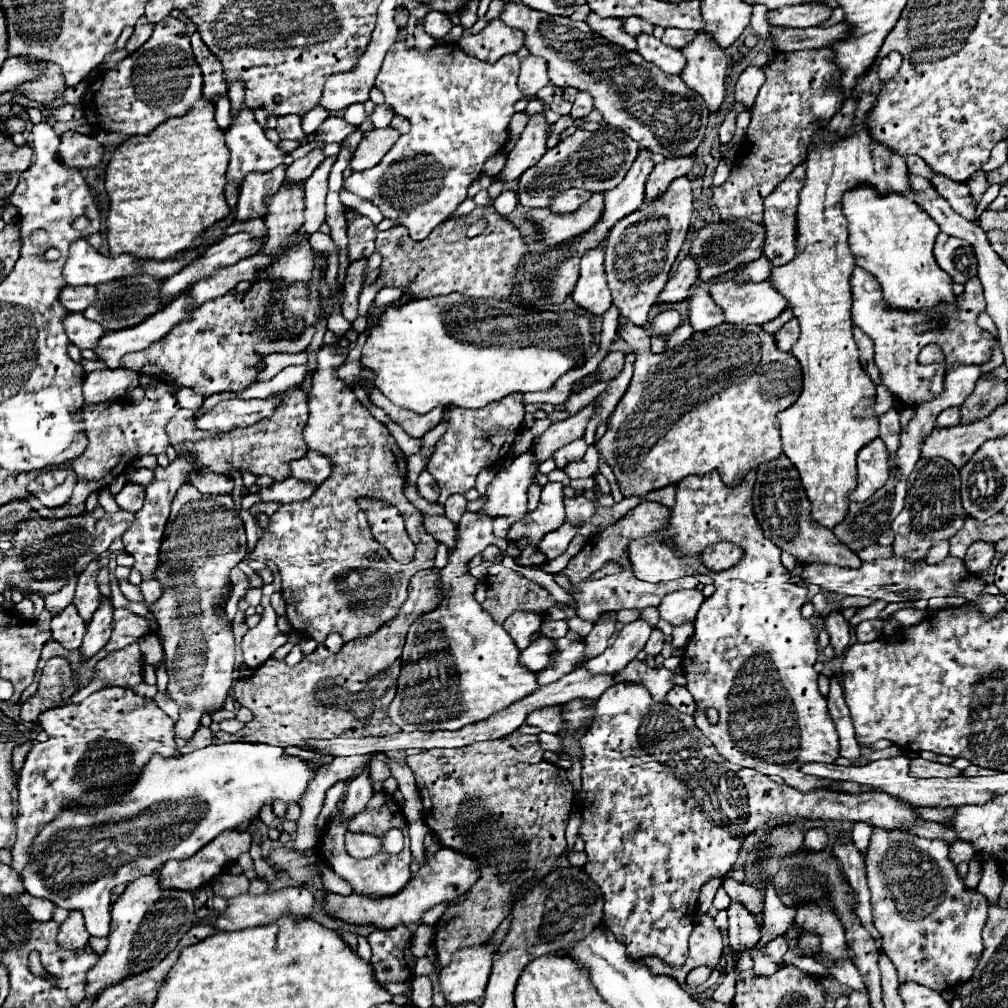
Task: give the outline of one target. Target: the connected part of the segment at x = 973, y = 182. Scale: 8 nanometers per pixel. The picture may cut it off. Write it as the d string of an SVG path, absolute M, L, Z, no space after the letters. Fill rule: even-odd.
M985 171L973 173L973 177L971 177L969 181L965 181L965 185L967 185L967 189L969 189L971 199L973 199L975 203L979 203L981 197L983 197L983 193L985 193L987 187L989 187L989 183L987 183L987 173L985 173Z

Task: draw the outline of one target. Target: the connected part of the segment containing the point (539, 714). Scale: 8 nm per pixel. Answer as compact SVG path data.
M553 705L553 707L543 707L539 711L531 711L525 719L527 725L539 727L545 733L553 733L553 735L561 735L565 721L563 721L563 707L561 705Z

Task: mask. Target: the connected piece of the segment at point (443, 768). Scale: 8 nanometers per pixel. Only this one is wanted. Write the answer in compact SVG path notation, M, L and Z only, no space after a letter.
M513 733L503 741L479 741L461 749L429 749L407 757L405 763L413 771L423 799L423 821L437 835L439 843L475 857L481 865L481 877L469 889L467 899L459 905L449 905L435 925L435 951L441 967L445 967L459 949L479 947L493 937L501 921L509 917L509 893L513 889L533 881L533 877L545 877L555 867L557 857L567 849L565 827L575 791L565 769L543 761L537 735Z

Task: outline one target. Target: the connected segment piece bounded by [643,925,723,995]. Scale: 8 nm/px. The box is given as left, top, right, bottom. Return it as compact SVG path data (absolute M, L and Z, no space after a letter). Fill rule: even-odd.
M695 925L691 937L689 937L689 955L687 955L687 961L681 965L681 967L669 967L665 963L661 963L659 959L655 957L645 957L645 965L649 965L653 969L653 973L667 973L669 977L677 979L683 989L687 993L703 993L705 989L709 989L709 979L699 985L699 987L689 987L685 983L685 977L691 969L695 967L701 967L701 965L707 965L711 967L713 971L717 969L717 963L723 955L723 943L721 943L721 931L717 927L703 927L703 925Z

